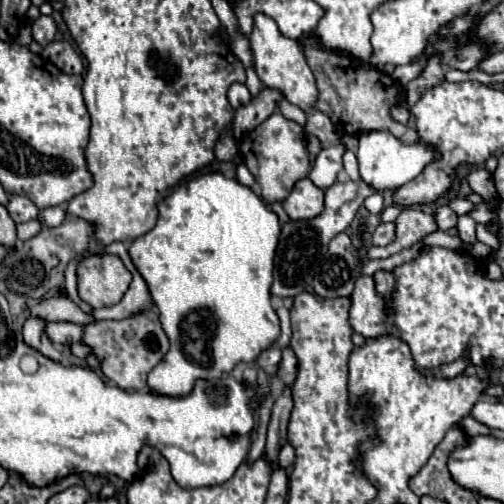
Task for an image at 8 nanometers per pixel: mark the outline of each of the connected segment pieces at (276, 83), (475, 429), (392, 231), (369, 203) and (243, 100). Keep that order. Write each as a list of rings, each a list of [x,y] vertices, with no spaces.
[[[258,13],[258,17],[254,17],[254,31],[250,35],[250,45],[252,45],[252,53],[254,53],[254,67],[256,67],[260,81],[270,89],[280,91],[286,101],[290,101],[292,105],[298,105],[304,113],[314,111],[314,105],[318,99],[318,87],[316,87],[316,79],[314,79],[310,67],[304,59],[302,45],[294,39],[282,37],[282,33],[278,33],[278,27],[274,25],[274,21],[270,21],[270,17],[266,17],[262,13]]]
[[[464,417],[462,421],[460,421],[460,425],[464,427],[464,431],[470,435],[470,437],[474,437],[474,435],[490,435],[490,429],[484,425],[484,423],[480,423],[480,421],[476,421],[474,417]]]
[[[380,223],[372,235],[372,245],[386,247],[396,239],[396,223]]]
[[[380,192],[374,193],[367,197],[364,206],[372,214],[380,214],[384,209],[384,199]]]
[[[234,83],[234,85],[230,87],[230,91],[228,91],[228,99],[230,99],[230,105],[236,109],[236,107],[240,107],[240,105],[248,105],[250,93],[248,93],[246,85]]]

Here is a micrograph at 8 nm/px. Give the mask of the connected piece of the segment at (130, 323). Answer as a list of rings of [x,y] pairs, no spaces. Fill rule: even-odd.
[[[154,307],[138,315],[130,315],[122,321],[86,323],[82,325],[82,329],[84,329],[84,335],[80,343],[88,345],[92,349],[92,355],[98,357],[106,383],[120,387],[124,391],[144,391],[146,375],[166,355],[166,333],[160,325],[158,311]]]

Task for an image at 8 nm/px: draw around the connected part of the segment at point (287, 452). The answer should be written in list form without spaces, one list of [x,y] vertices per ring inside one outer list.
[[[286,441],[286,443],[282,445],[282,449],[280,449],[278,463],[280,463],[280,467],[288,467],[288,465],[294,463],[294,447],[292,447],[288,441]]]

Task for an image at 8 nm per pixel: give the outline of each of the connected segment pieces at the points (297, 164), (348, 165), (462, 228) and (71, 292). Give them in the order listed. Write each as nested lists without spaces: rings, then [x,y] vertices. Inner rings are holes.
[[[274,111],[262,125],[254,129],[254,133],[248,133],[240,143],[238,151],[254,175],[256,183],[262,187],[262,199],[268,203],[284,201],[294,187],[296,181],[304,179],[310,171],[308,151],[304,145],[304,131],[298,123],[286,119],[280,111]]]
[[[346,151],[346,157],[344,157],[344,169],[346,173],[350,175],[352,181],[360,181],[360,173],[358,173],[358,161],[354,157],[352,151]]]
[[[460,215],[458,219],[458,237],[462,239],[462,243],[470,243],[474,245],[476,243],[476,233],[474,233],[474,227],[476,227],[476,221],[468,215]]]
[[[72,259],[72,261],[68,263],[68,267],[66,267],[66,295],[68,295],[80,309],[92,313],[92,309],[90,309],[86,303],[82,303],[82,299],[78,297],[78,291],[76,291],[76,265],[78,265],[78,261]]]

